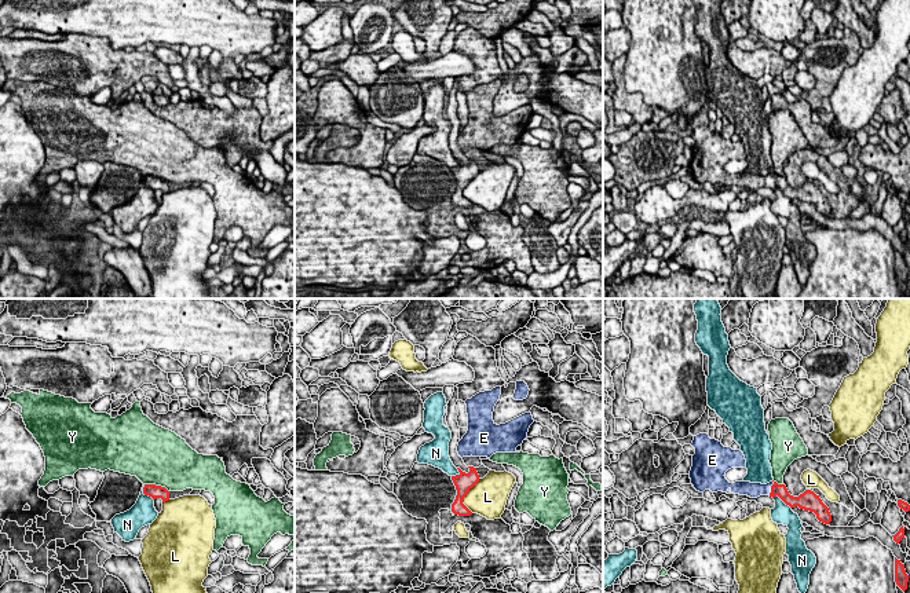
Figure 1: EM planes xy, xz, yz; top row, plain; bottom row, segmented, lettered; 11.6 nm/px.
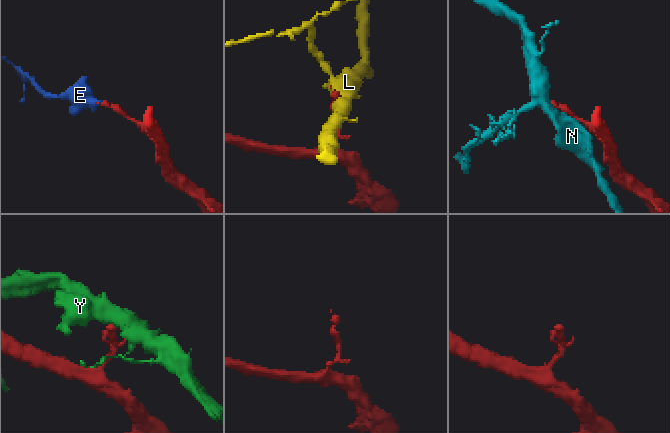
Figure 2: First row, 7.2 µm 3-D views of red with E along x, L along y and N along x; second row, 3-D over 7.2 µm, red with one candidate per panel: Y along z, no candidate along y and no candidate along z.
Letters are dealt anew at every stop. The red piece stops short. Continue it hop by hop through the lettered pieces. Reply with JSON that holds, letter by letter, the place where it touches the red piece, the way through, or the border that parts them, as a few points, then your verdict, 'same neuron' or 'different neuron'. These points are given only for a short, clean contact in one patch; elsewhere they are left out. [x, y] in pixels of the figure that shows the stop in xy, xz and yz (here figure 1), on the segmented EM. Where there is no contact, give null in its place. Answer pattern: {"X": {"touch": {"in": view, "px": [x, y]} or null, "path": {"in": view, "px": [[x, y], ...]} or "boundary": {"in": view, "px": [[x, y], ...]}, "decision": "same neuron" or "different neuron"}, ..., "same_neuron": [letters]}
{"E": {"touch": {"in": "yz", "px": [771, 487]}, "path": {"in": "yz", "px": [[779, 490], [771, 487], [753, 490]]}, "decision": "same neuron"}, "L": {"touch": {"in": "xz", "px": [466, 494]}, "decision": "different neuron"}, "N": {"touch": {"in": "xy", "px": [145, 494]}, "decision": "different neuron"}, "Y": {"touch": {"in": "xy", "px": [157, 486]}, "decision": "different neuron"}, "same_neuron": ["E"]}

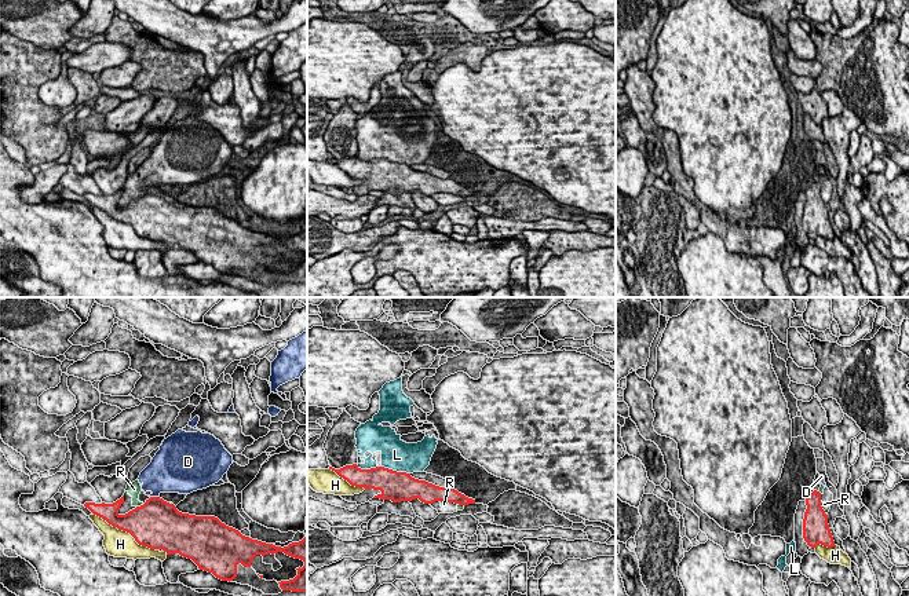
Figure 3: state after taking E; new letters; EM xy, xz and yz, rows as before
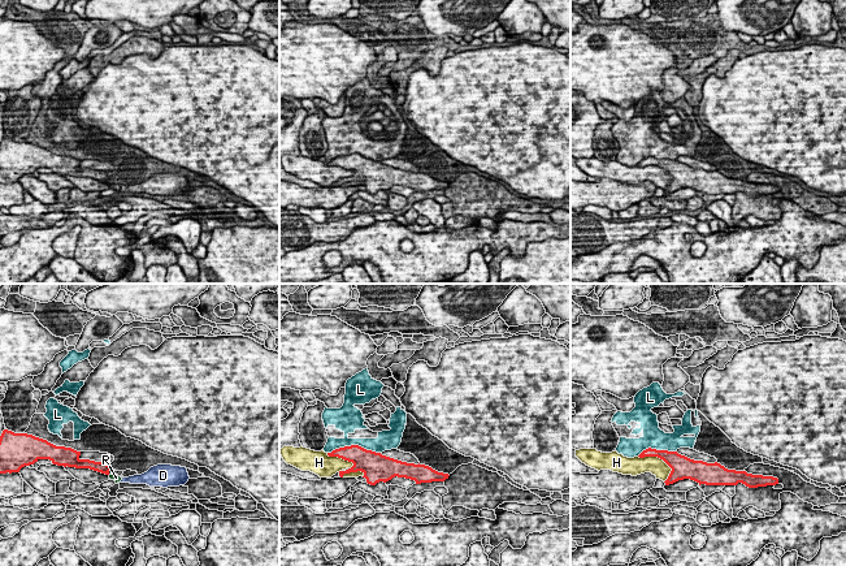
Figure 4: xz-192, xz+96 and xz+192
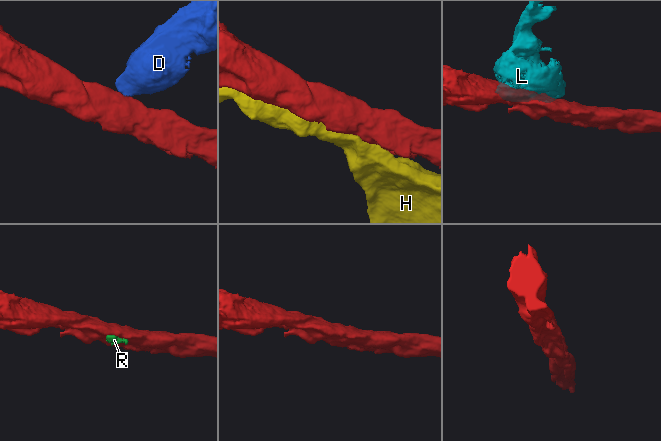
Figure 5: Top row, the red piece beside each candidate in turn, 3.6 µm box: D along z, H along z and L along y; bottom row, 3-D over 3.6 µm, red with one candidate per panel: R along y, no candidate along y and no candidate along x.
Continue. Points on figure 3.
{"D": {"touch": {"in": "xy", "px": [154, 497]}, "boundary": {"in": "xy", "px": [[150, 496], [157, 497]]}, "decision": "different neuron"}, "H": {"touch": {"in": "xy", "px": [124, 530]}, "decision": "different neuron"}, "L": {"touch": {"in": "xz", "px": [395, 471]}, "decision": "different neuron"}, "R": {"touch": {"in": "xy", "px": [141, 505]}, "boundary": {"in": "xy", "px": [[143, 504], [137, 507]]}, "decision": "different neuron"}, "same_neuron": []}

